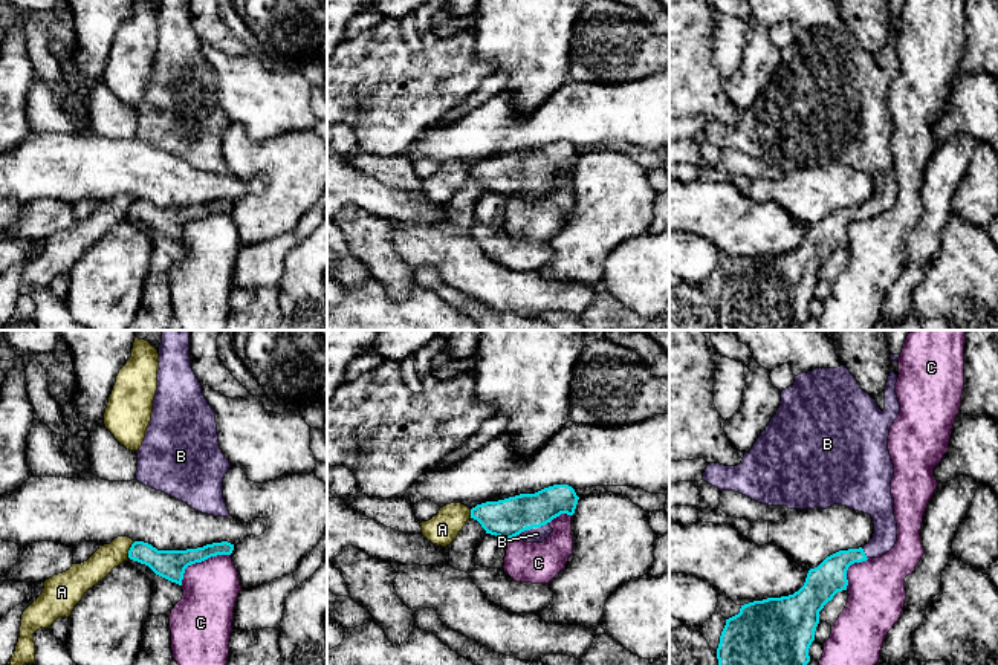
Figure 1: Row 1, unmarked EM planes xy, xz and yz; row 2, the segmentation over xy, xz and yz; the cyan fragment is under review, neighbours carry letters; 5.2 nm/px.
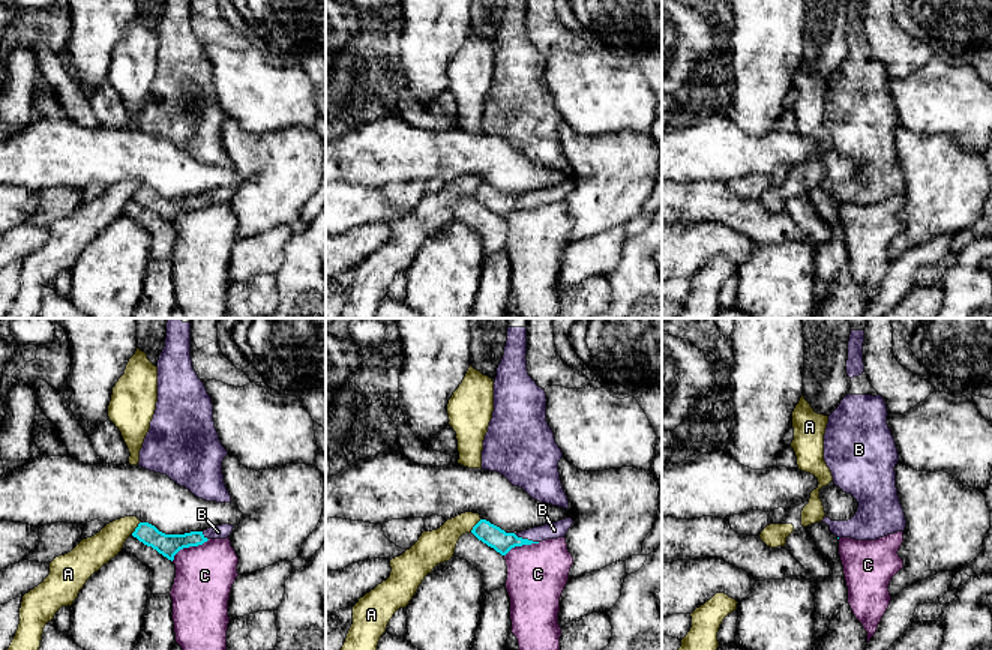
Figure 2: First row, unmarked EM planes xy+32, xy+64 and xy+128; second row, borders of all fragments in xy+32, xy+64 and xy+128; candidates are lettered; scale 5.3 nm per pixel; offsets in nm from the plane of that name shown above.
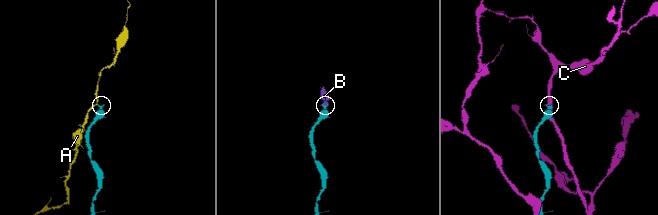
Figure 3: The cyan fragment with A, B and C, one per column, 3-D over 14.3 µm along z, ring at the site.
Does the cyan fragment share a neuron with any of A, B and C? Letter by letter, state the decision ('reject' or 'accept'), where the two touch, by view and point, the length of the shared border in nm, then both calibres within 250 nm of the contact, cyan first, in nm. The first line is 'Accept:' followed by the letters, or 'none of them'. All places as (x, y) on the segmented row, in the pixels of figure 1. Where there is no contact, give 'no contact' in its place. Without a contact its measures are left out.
Accept: B
A: reject; contact xy (130, 549); length 100 nm; calibres 160 and 140 nm
B: accept; contact xz (532, 528); length 170 nm; calibres 200 and 80 nm
C: reject; contact xy (199, 561); length 320 nm; calibres 160 and 280 nm

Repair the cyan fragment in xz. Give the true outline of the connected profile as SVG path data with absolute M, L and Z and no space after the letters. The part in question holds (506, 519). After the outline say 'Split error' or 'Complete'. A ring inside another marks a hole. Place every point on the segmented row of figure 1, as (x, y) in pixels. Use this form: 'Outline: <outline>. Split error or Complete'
Outline: M553 485L535 494L520 494L486 501L471 509L486 534L510 540L520 535L526 543L543 543L553 532L550 521L561 514L573 515L579 497L569 485Z. Split error

